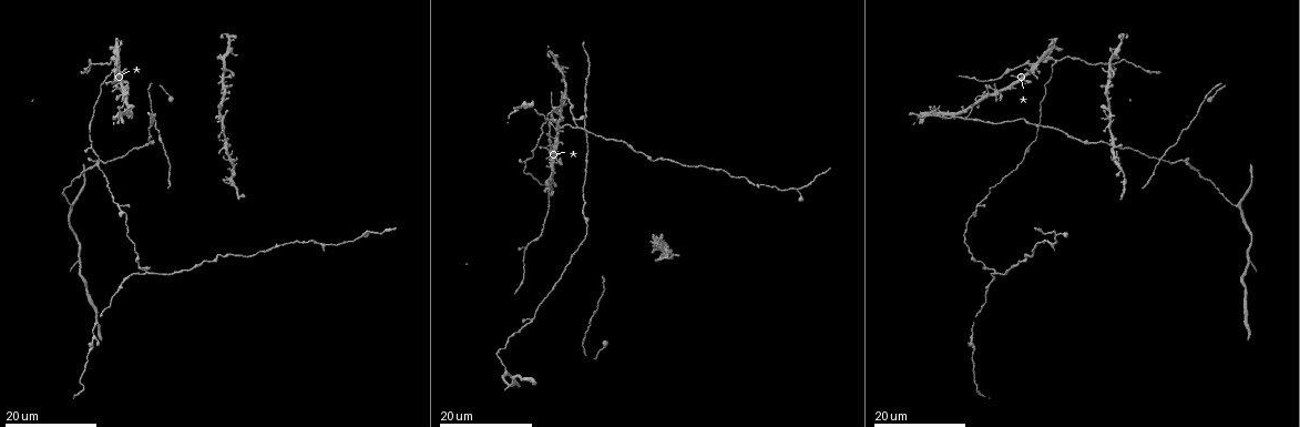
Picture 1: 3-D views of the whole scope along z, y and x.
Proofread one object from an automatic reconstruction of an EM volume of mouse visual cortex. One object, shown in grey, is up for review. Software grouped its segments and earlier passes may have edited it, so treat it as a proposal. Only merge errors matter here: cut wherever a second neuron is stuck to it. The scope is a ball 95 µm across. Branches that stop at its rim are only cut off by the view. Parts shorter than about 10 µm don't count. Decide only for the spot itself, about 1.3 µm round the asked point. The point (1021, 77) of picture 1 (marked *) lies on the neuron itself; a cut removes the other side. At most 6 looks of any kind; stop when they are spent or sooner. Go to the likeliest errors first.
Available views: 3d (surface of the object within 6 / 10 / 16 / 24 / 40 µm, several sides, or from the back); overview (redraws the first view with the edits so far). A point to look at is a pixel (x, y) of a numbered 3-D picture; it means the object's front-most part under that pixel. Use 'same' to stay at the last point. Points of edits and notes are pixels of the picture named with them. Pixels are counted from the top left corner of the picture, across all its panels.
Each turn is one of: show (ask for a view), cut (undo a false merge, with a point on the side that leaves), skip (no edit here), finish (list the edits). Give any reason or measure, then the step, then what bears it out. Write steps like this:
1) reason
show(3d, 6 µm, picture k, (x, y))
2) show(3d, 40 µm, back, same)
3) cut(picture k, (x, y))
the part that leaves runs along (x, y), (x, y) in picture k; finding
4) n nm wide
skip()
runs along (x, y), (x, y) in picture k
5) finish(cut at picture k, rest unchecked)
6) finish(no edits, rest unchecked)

show(3d, 24 µm, picture 1, (1031, 63))

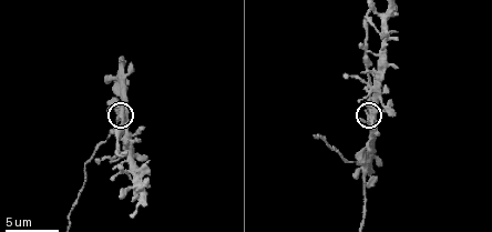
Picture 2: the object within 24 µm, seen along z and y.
show(3d, 6 µm, same)

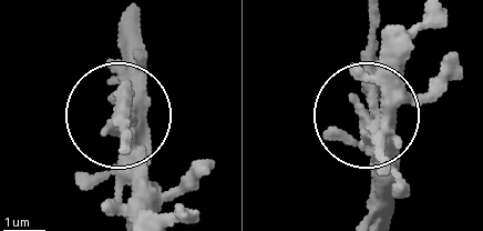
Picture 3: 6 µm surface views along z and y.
350 nm wide
skip()
all the same neuron

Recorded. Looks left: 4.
side arm on a straight run
show(3d, 16 µm, picture 1, (580, 126))

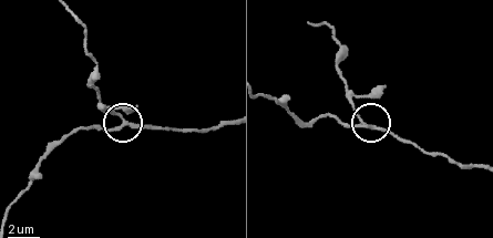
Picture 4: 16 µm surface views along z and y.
zoom in
show(3d, 10 µm, picture 4, (372, 129))

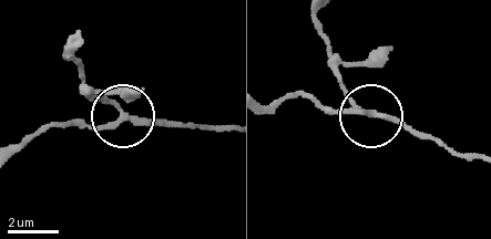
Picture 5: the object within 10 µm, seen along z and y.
side arm 41 µm; 3 arms
skip()
continuous, no second neuron

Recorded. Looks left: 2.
two arms in line, one across
show(3d, 16 µm, picture 2, (366, 174))

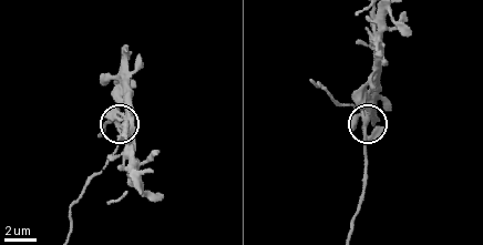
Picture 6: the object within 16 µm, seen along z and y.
show(3d, 16 µm, back, picture 6, (367, 122))

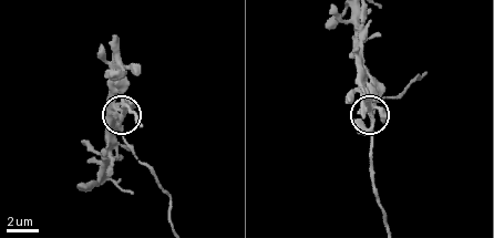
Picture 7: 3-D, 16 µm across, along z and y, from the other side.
3 arms
skip()
all the same neuron

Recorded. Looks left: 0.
finish(no edits, rest unchecked)

